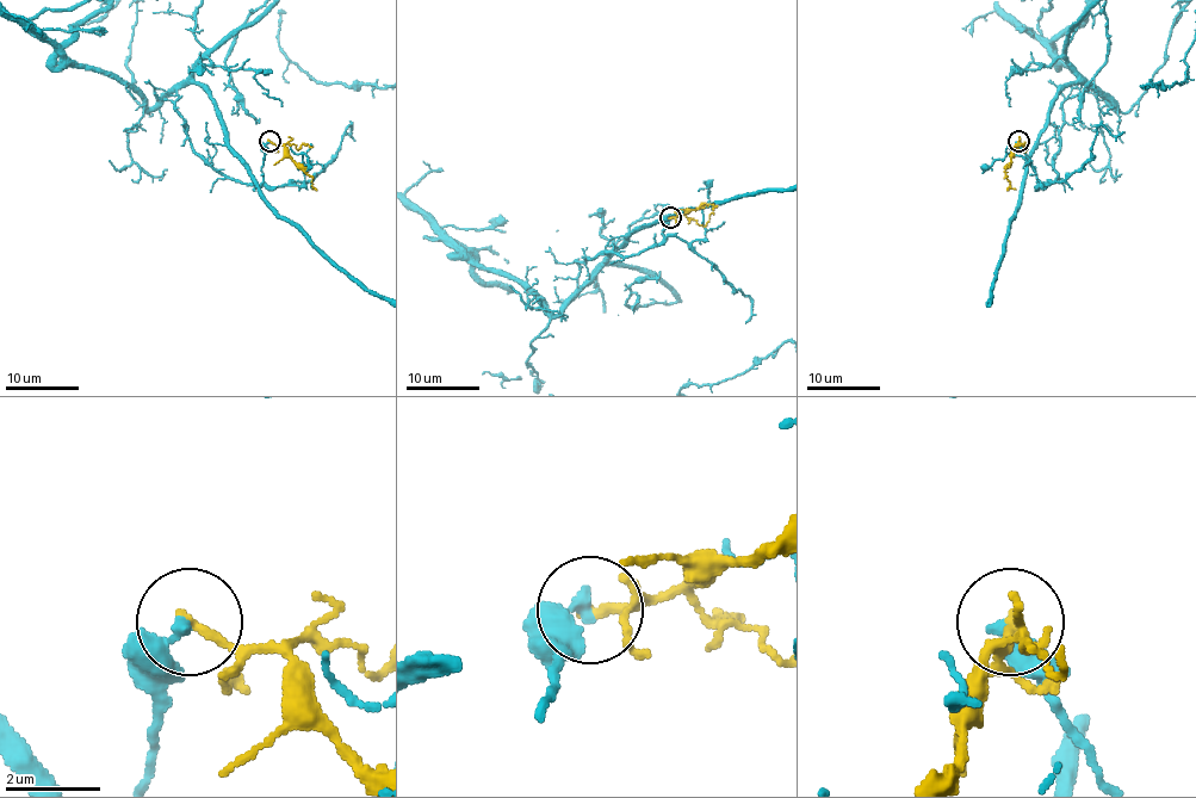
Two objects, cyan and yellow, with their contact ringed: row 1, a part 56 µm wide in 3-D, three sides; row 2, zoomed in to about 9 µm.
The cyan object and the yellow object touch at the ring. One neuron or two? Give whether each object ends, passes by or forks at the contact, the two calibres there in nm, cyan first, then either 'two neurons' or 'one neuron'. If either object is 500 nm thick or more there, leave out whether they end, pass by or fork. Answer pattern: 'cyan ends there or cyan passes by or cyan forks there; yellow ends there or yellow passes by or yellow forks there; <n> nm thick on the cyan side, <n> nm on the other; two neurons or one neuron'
cyan ends there; yellow ends there; 280 nm thick on the cyan side, 200 nm on the other; two neurons

